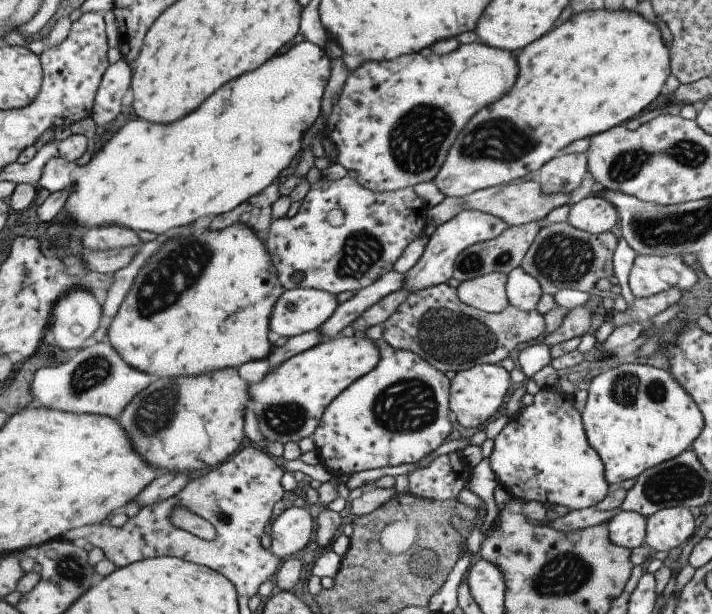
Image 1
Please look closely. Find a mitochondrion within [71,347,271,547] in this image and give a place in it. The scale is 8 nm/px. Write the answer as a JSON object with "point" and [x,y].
{"point":[153,416]}

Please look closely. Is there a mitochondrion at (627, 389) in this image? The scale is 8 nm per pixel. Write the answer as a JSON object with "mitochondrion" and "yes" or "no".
{"mitochondrion":"yes"}

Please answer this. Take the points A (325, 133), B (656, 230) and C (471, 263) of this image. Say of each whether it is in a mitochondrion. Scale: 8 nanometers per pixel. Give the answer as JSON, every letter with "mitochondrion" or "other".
{"A":"other","B":"mitochondrion","C":"mitochondrion"}

